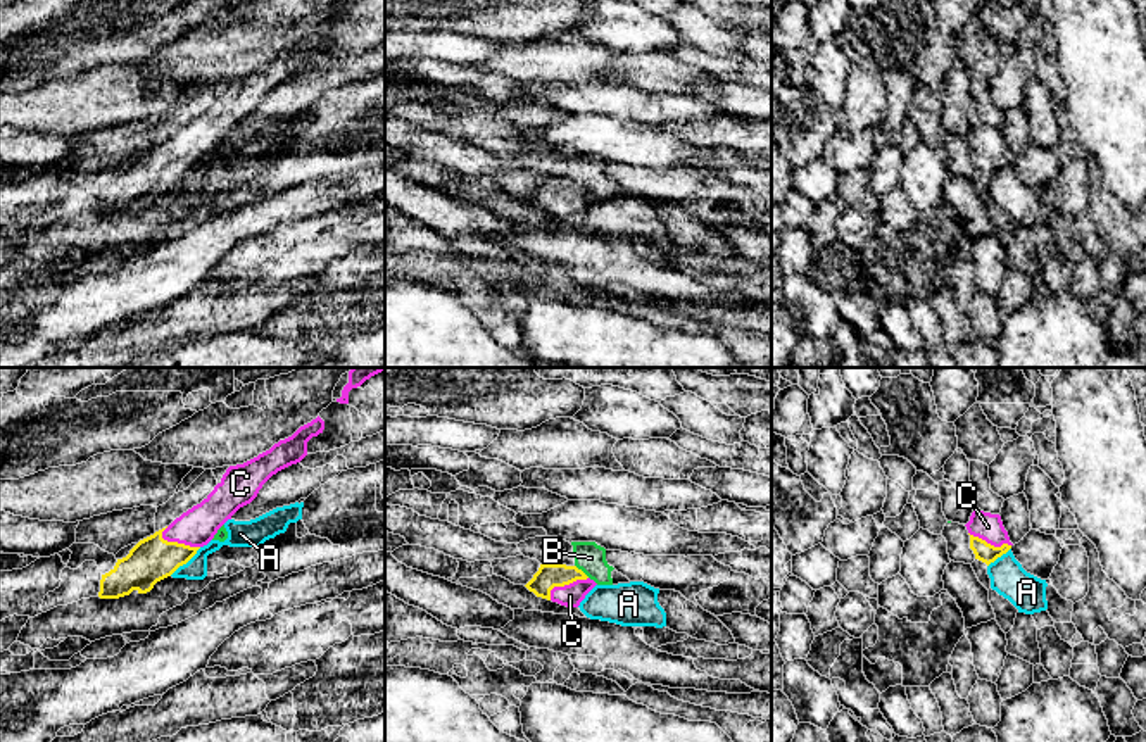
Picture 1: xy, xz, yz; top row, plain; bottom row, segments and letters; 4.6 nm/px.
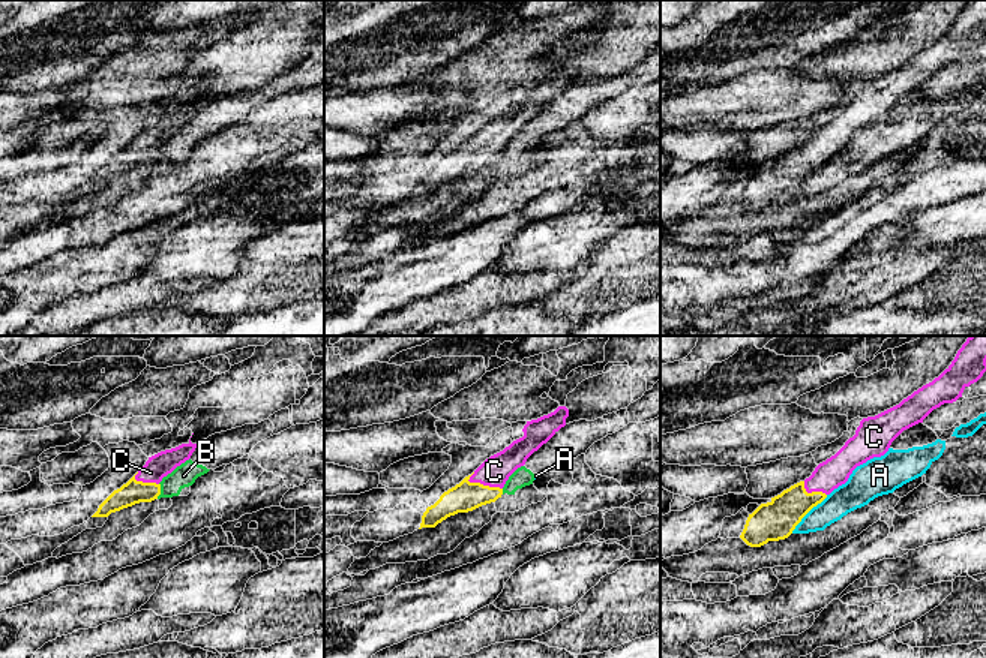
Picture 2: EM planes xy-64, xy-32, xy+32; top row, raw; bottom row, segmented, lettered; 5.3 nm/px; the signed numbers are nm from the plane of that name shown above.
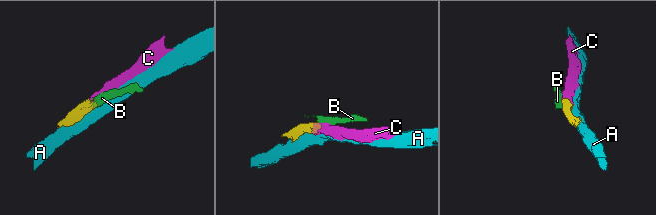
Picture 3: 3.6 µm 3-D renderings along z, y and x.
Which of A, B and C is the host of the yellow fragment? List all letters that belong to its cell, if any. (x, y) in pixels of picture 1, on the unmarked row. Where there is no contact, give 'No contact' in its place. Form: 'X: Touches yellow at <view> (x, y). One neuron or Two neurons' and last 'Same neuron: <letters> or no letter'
A: Touches yellow at xy (185, 176). Two neurons
B: Touches yellow at xz (580, 183). Two neurons
C: Touches yellow at xy (176, 156). One neuron
Same neuron: C

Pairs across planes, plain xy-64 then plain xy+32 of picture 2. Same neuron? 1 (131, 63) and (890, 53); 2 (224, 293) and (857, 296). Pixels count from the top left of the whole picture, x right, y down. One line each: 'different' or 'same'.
1: same
2: different

